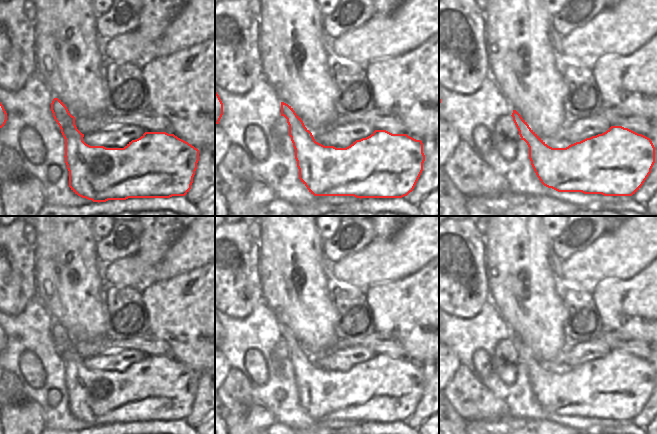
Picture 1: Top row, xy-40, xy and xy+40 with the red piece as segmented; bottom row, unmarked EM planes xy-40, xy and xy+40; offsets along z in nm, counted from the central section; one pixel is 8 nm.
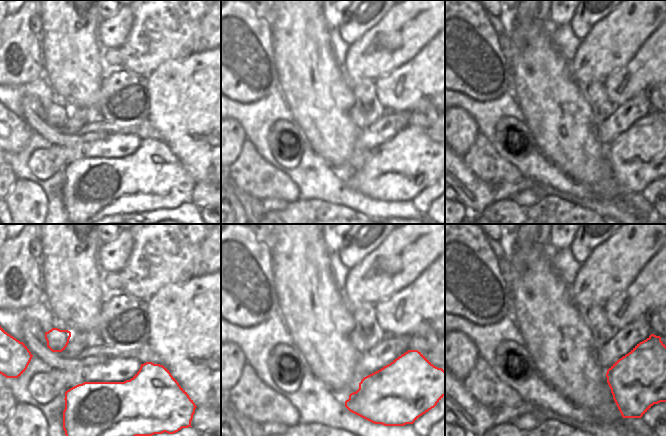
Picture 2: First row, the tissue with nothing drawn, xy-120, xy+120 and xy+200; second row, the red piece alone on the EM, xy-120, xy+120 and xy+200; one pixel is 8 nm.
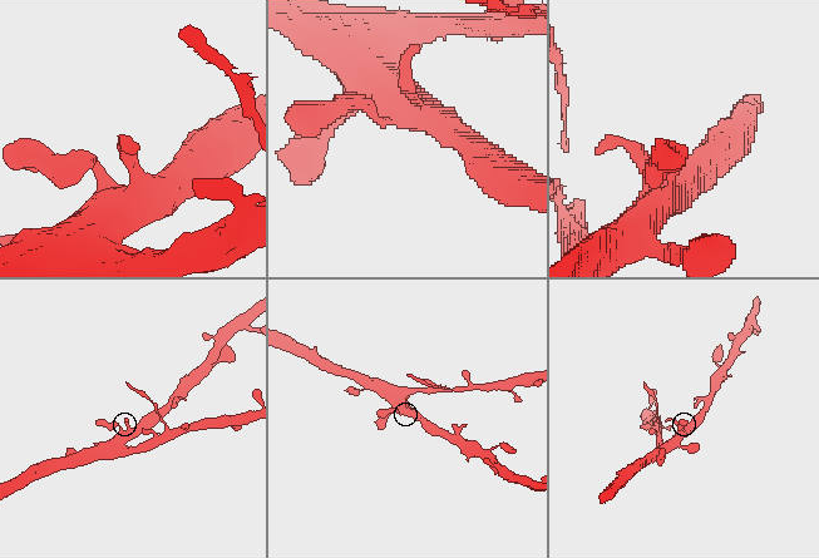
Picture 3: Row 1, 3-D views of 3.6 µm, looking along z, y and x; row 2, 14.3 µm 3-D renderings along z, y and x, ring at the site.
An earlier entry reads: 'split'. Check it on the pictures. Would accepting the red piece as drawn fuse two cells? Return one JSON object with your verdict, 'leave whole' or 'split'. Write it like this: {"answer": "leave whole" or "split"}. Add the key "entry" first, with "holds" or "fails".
{"entry": "fails", "answer": "leave whole"}

